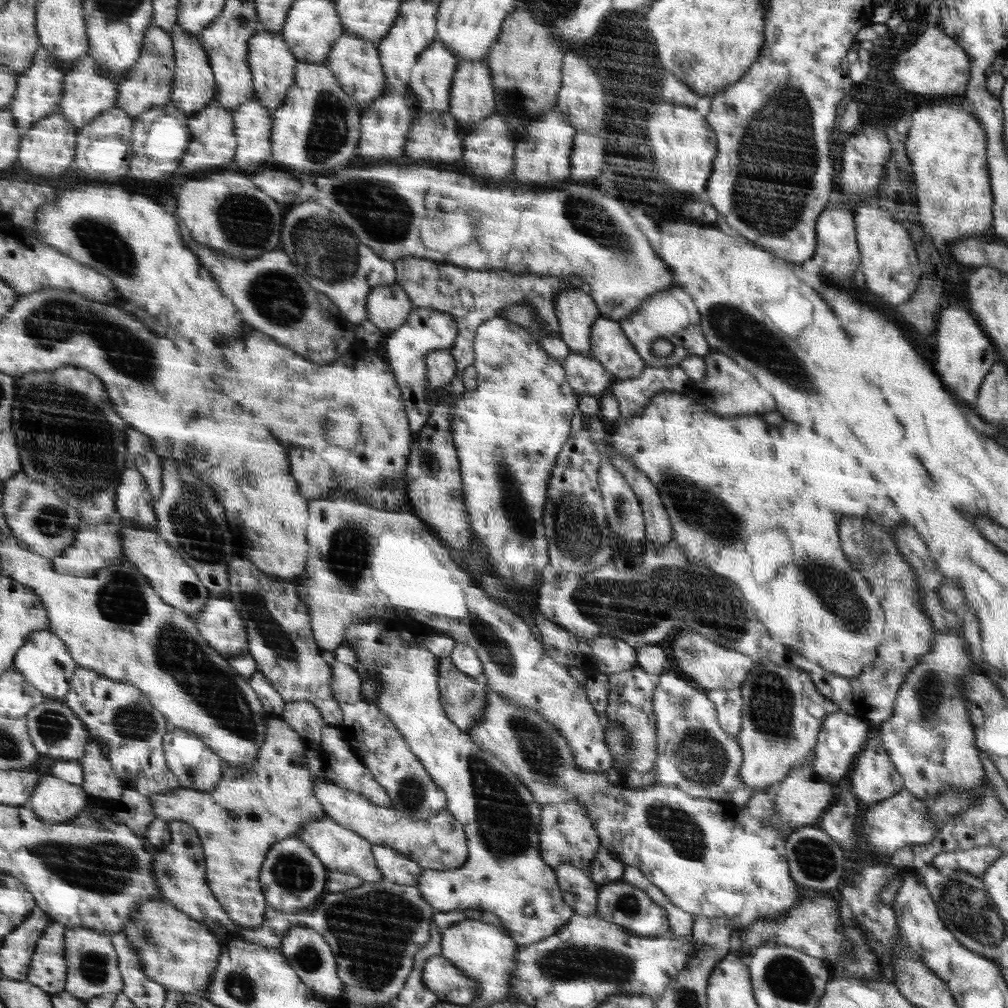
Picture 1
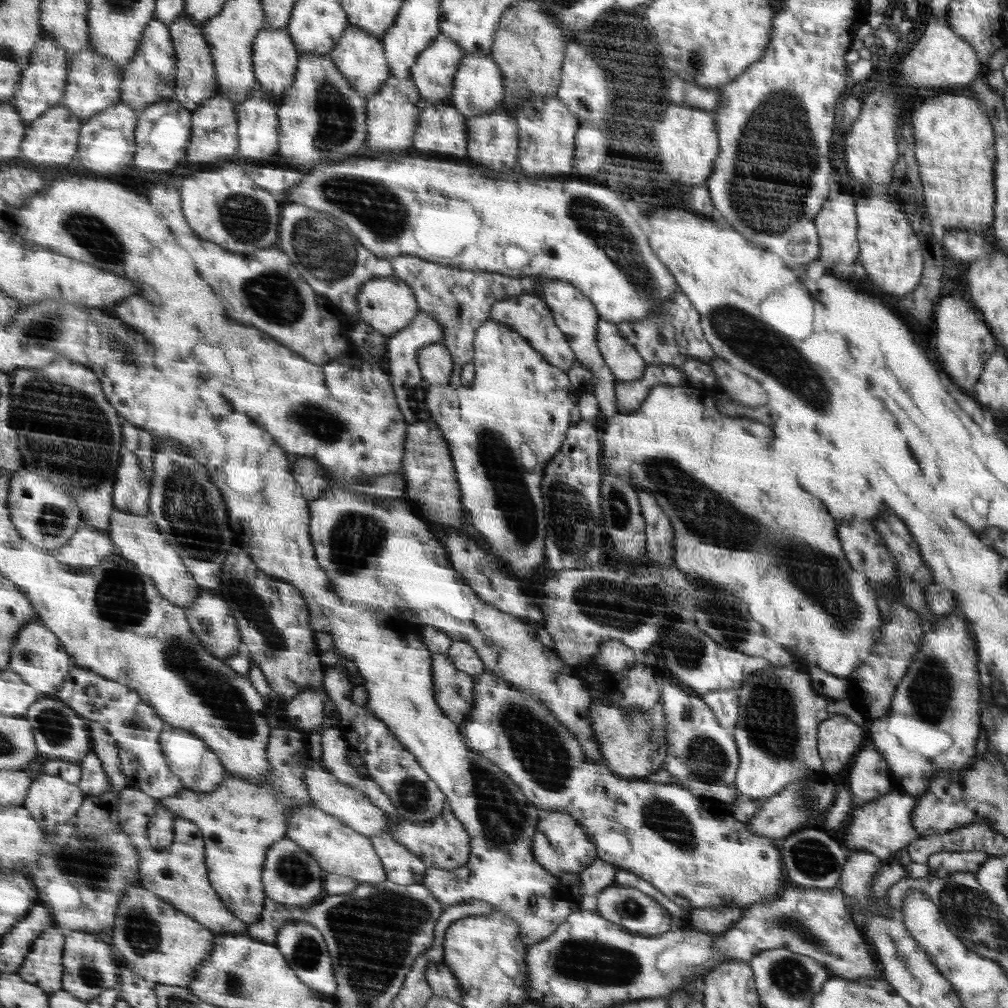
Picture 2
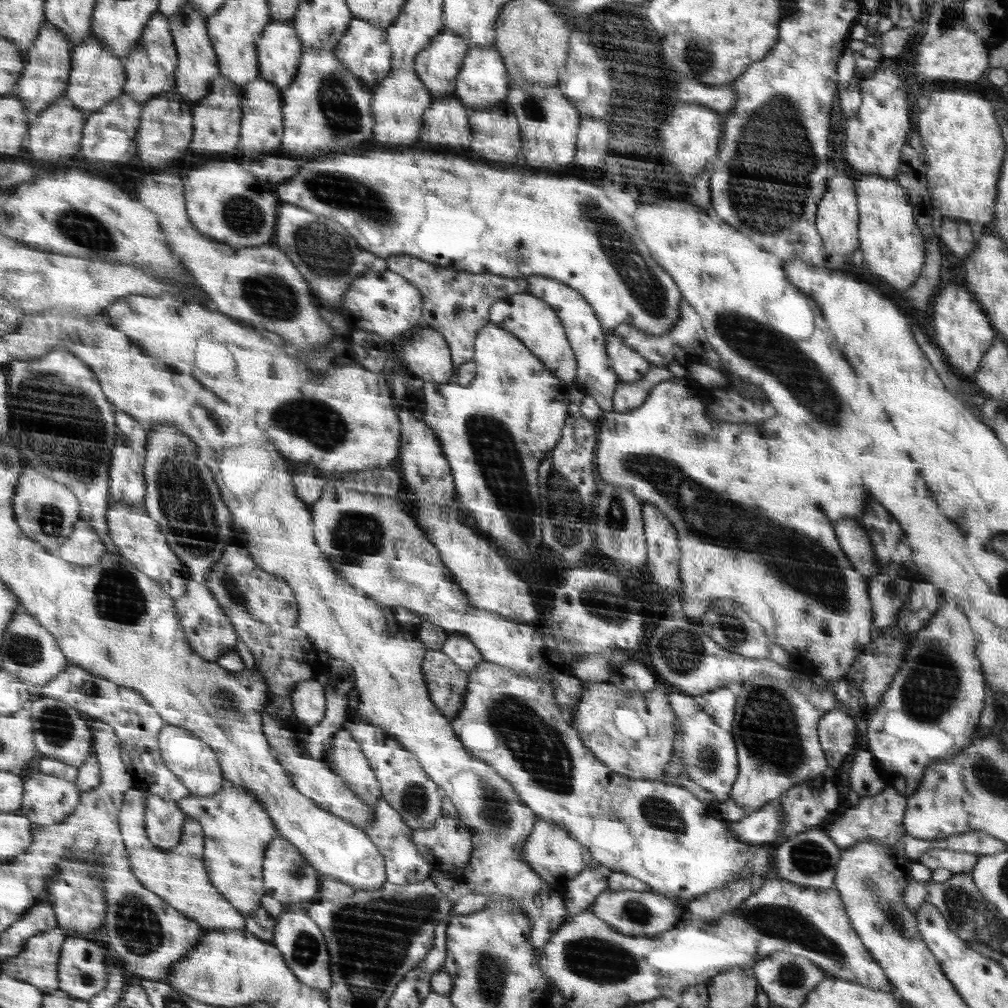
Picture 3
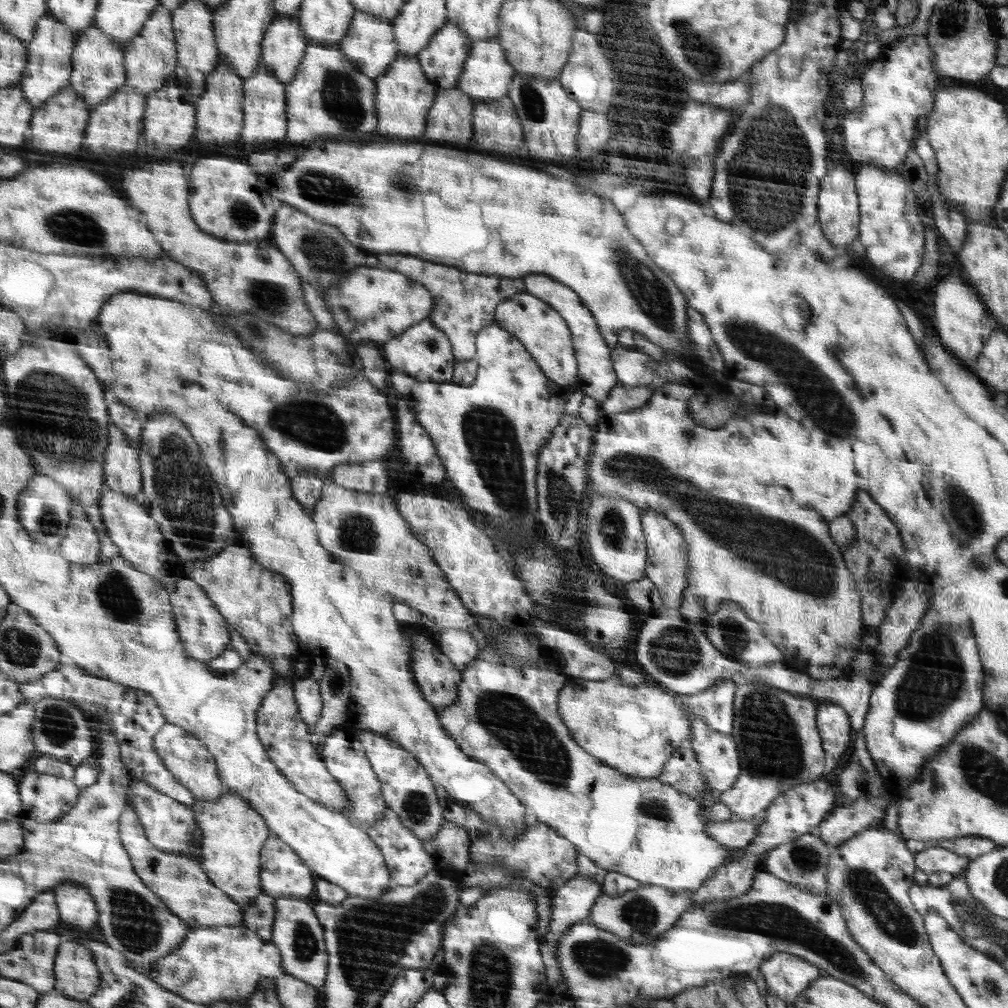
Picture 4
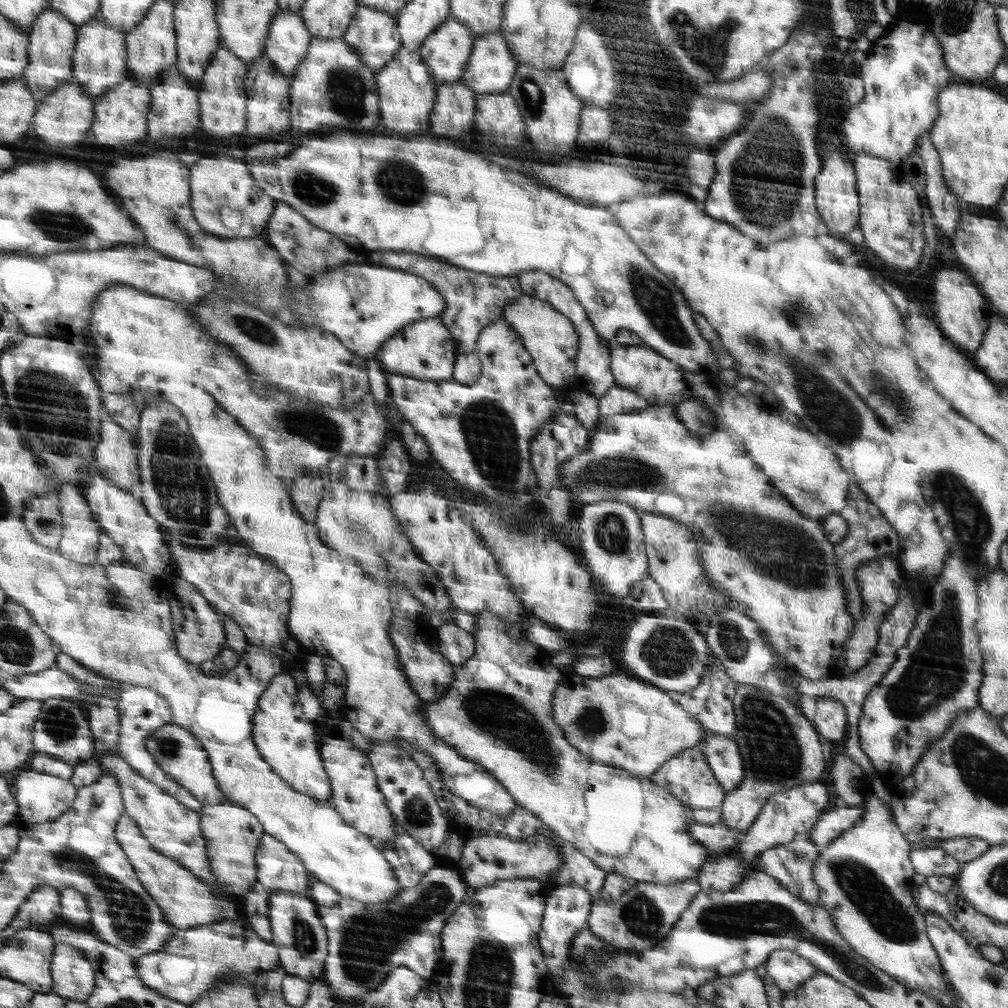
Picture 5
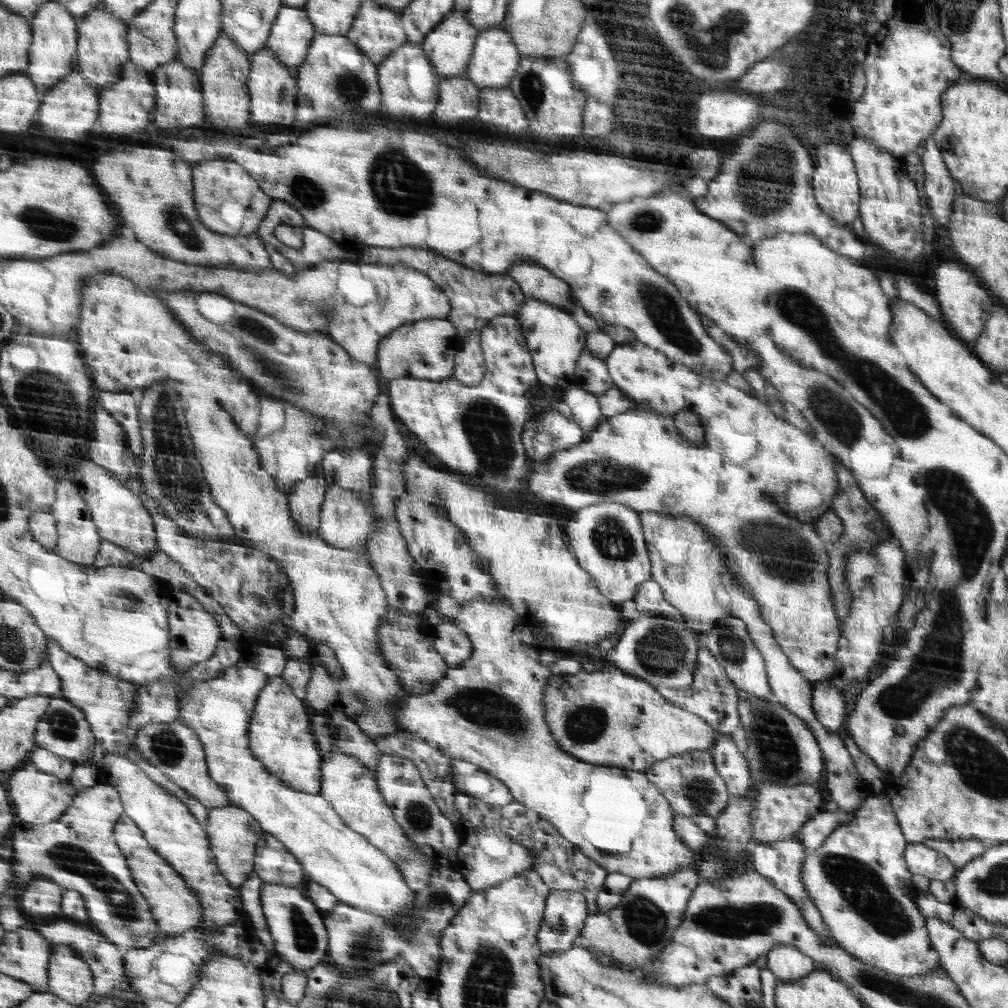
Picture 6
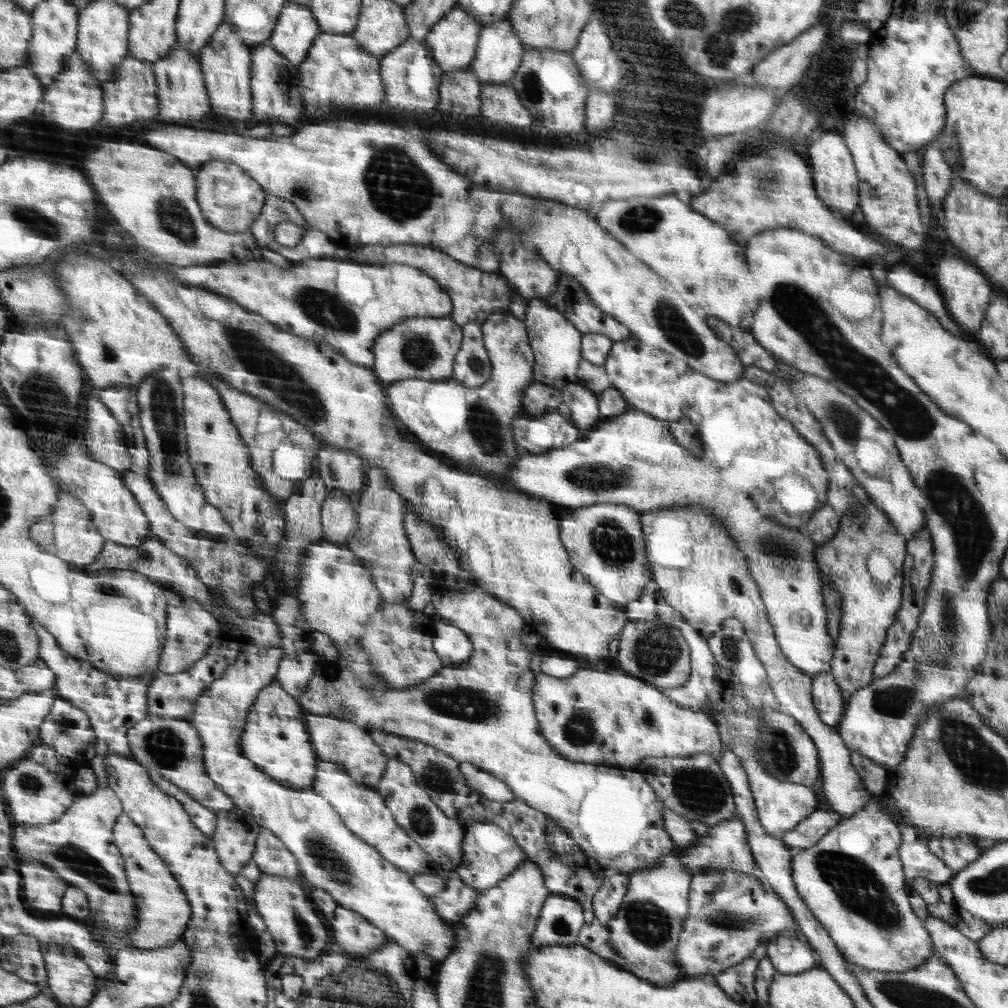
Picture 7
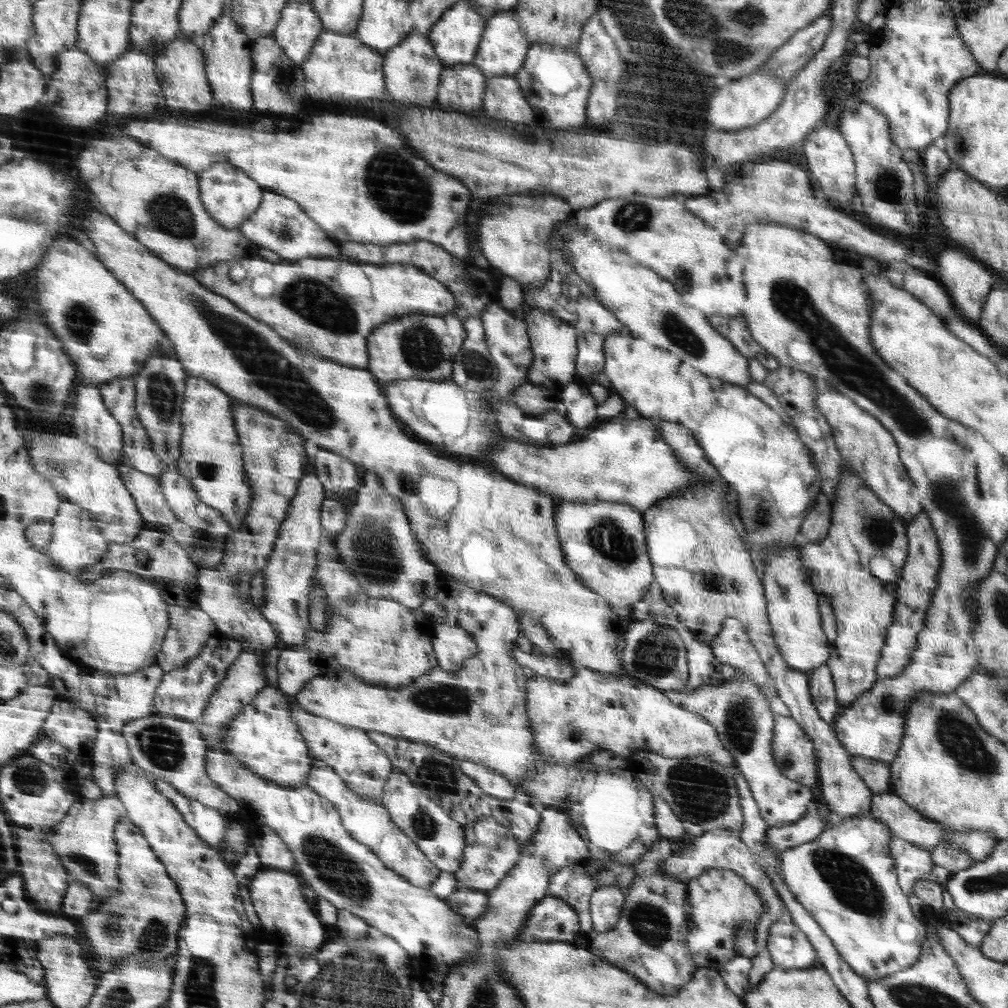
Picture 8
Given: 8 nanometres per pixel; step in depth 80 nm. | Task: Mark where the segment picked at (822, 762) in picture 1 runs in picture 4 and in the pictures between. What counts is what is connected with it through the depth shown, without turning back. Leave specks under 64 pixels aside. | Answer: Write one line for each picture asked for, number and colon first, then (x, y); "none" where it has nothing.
2: (839, 738)
3: (838, 734)
4: (834, 723)

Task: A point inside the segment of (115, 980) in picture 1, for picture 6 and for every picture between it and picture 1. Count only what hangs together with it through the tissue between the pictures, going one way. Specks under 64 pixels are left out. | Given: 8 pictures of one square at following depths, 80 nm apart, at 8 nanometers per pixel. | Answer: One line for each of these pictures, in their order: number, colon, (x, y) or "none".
2: (92, 965)
3: (84, 973)
4: (79, 975)
5: (75, 977)
6: (72, 978)

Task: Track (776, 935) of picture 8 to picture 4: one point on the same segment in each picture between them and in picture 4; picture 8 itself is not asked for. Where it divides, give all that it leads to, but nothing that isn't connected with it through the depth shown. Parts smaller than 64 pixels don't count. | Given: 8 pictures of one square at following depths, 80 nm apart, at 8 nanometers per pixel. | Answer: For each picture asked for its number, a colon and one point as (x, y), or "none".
4: (788, 975)
5: (789, 970)
6: (787, 962)
7: (790, 955)

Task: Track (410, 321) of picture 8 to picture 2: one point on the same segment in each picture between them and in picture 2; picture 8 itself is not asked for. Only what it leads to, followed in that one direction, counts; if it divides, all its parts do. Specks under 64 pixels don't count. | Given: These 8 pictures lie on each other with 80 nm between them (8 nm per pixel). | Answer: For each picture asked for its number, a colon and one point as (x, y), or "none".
2: (436, 365)
3: (428, 356)
4: (423, 351)
5: (425, 350)
6: (427, 350)
7: (419, 347)

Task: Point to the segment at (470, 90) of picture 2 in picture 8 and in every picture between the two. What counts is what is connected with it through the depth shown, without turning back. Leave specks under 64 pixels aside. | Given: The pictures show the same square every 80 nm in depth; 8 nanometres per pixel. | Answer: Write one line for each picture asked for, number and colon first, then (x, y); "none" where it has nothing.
3: (483, 82)
4: (486, 77)
5: (491, 69)
6: (495, 60)
7: (499, 52)
8: (503, 47)

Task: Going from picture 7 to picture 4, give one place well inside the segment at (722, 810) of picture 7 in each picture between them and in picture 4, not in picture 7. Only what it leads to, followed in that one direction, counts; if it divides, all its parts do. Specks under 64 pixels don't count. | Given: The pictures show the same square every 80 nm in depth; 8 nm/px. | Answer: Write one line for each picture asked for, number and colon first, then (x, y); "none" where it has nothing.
4: (682, 771)
5: (687, 776)
6: (691, 783)

